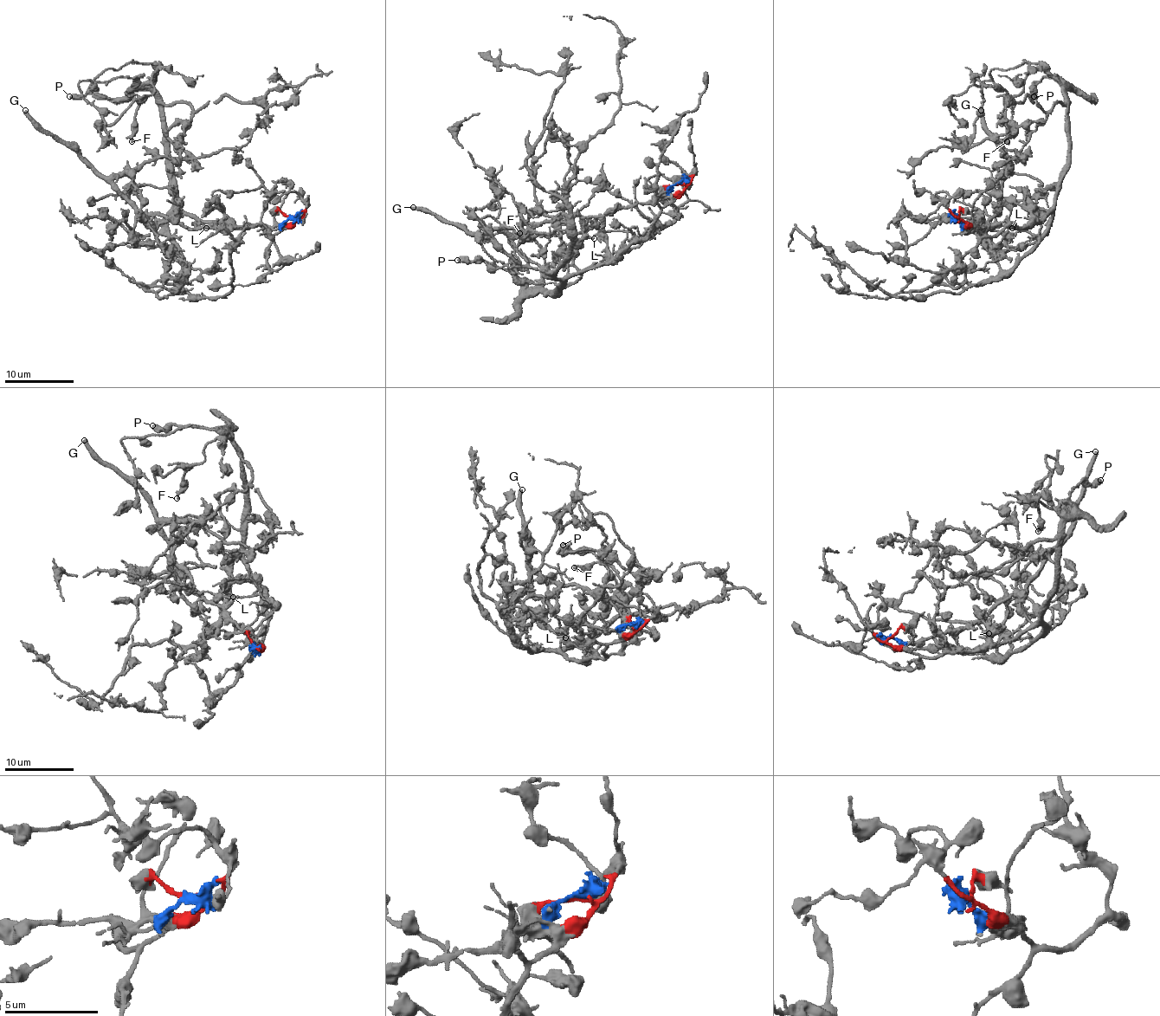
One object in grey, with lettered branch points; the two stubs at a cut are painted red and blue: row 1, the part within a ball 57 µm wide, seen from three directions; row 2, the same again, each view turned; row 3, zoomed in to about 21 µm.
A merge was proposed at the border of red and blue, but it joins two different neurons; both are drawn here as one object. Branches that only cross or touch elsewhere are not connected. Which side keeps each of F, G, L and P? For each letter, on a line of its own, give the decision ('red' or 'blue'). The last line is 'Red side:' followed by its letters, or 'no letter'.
F: red
G: blue
L: blue
P: red
Red side: F, P

